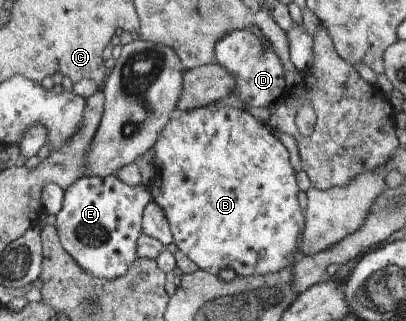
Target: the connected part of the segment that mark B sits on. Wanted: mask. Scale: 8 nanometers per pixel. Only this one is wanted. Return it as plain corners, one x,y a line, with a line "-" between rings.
217,100
189,111
176,111
170,122
163,126
162,133
159,134
159,138
155,140
155,144
152,146
152,151
152,164
156,172
151,184
154,191
153,201
164,209
175,246
177,246
179,252
195,262
199,269
218,275
221,270
231,268
240,277
250,277
279,273
280,270
294,264
296,254
293,254
293,252
297,253
300,248
306,218
303,218
303,212
301,212
299,202
297,202
297,190
299,188
295,184
295,170
289,162
289,150
275,138
275,134
265,124
261,124
249,112
245,112
245,108
235,108
235,106
225,104
224,101

